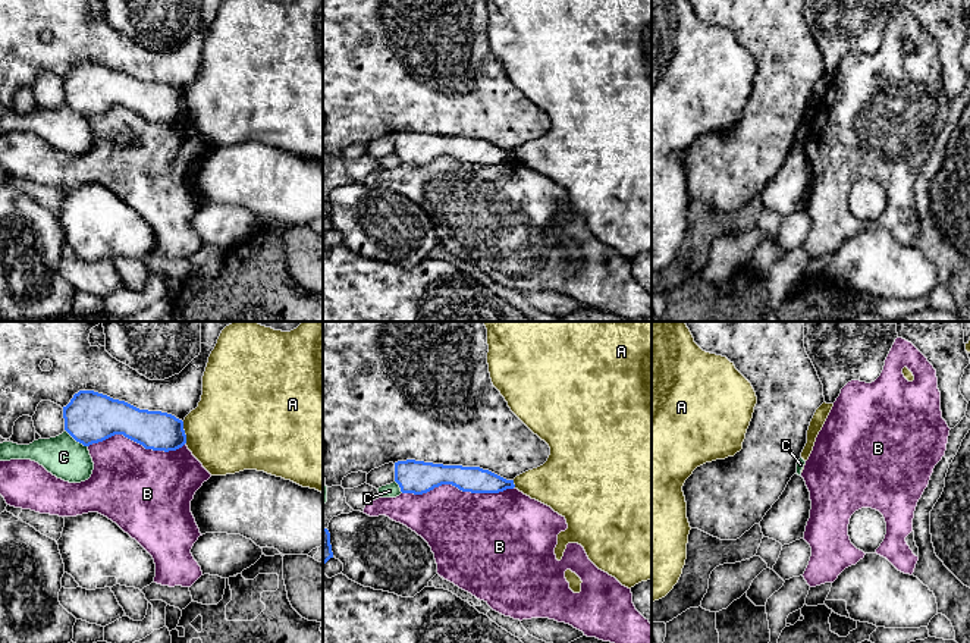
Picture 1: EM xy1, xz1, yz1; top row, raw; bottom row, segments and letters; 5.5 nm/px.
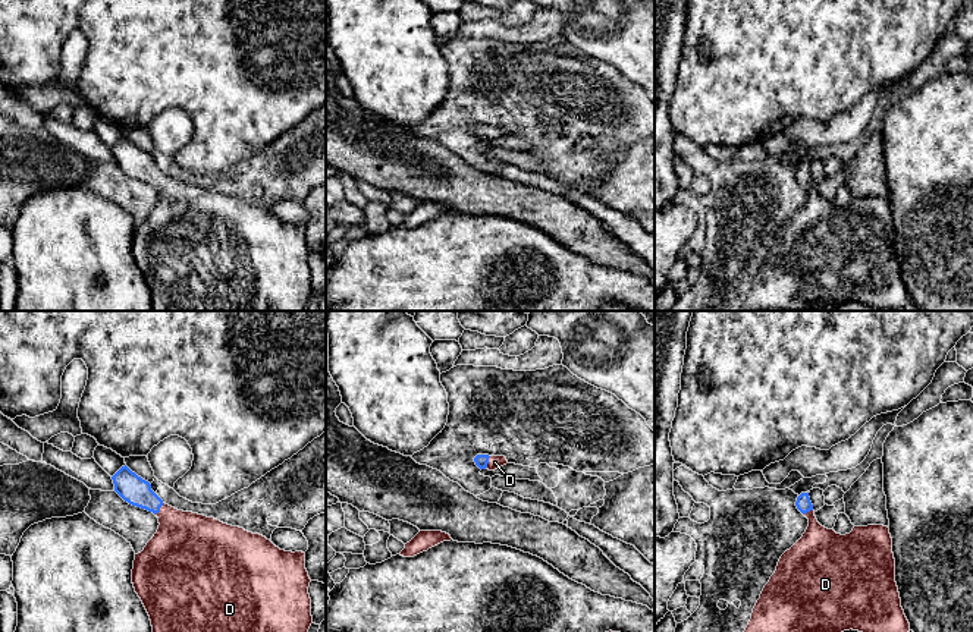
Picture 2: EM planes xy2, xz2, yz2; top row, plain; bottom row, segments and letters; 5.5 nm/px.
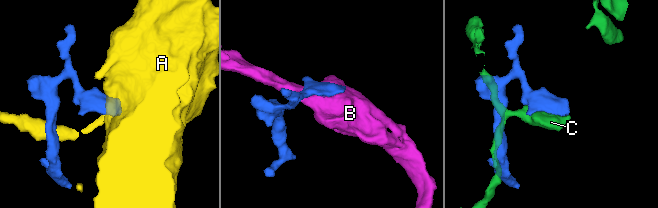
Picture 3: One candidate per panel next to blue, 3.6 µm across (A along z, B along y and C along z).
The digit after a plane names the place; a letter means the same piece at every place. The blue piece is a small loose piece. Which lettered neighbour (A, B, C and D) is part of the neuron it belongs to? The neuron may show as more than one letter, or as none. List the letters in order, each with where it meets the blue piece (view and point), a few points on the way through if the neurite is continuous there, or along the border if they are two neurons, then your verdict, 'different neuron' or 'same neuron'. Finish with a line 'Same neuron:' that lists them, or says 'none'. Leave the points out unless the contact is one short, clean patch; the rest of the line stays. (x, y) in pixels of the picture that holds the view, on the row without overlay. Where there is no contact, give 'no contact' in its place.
A: contact xy1 (184, 103); border xy1 (182, 93), (187, 113); different neuron
B: contact xz1 (458, 159); different neuron
C: contact xy1 (77, 112); different neuron
D: contact xy2 (159, 181); way xy2 (132, 160), (159, 181), (176, 198), (187, 216); same neuron
Same neuron: D

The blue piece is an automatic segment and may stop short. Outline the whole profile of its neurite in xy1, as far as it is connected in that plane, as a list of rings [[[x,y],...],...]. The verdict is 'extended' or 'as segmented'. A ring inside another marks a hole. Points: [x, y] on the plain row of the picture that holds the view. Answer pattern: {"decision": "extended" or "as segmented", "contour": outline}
{"decision": "as segmented", "contour": [[[79,62],[63,78],[65,101],[84,117],[114,106],[153,122],[176,122],[186,115],[183,92],[161,82],[139,81],[94,62]]]}

